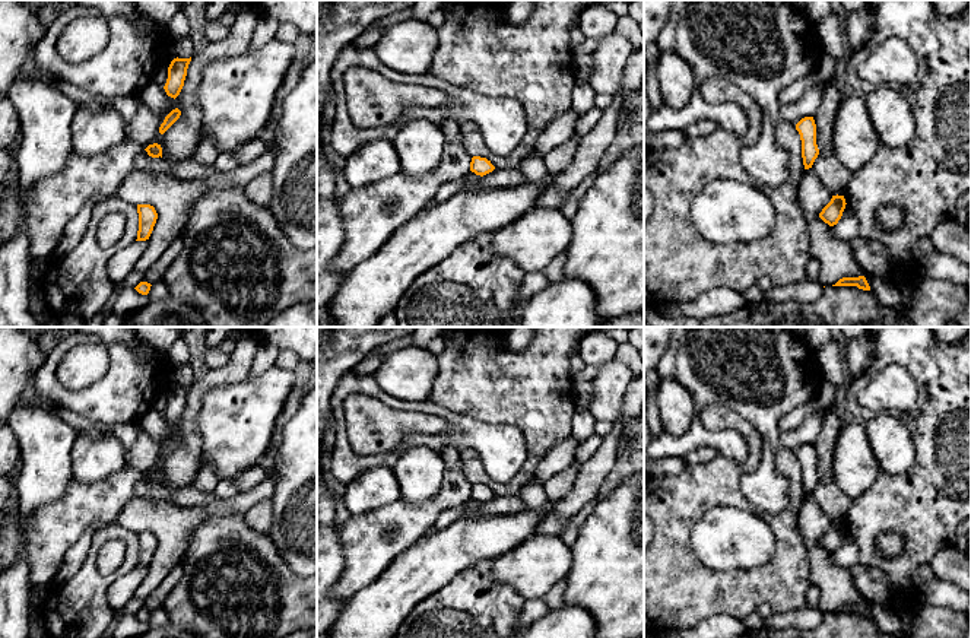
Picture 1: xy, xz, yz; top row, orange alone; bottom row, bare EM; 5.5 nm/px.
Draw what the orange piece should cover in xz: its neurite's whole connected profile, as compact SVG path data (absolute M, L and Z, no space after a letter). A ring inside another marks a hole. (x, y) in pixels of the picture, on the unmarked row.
M480 483L472 485L470 498L475 499L476 502L483 504L483 502L492 499L494 496L495 496L495 493L486 485L480 485Z

